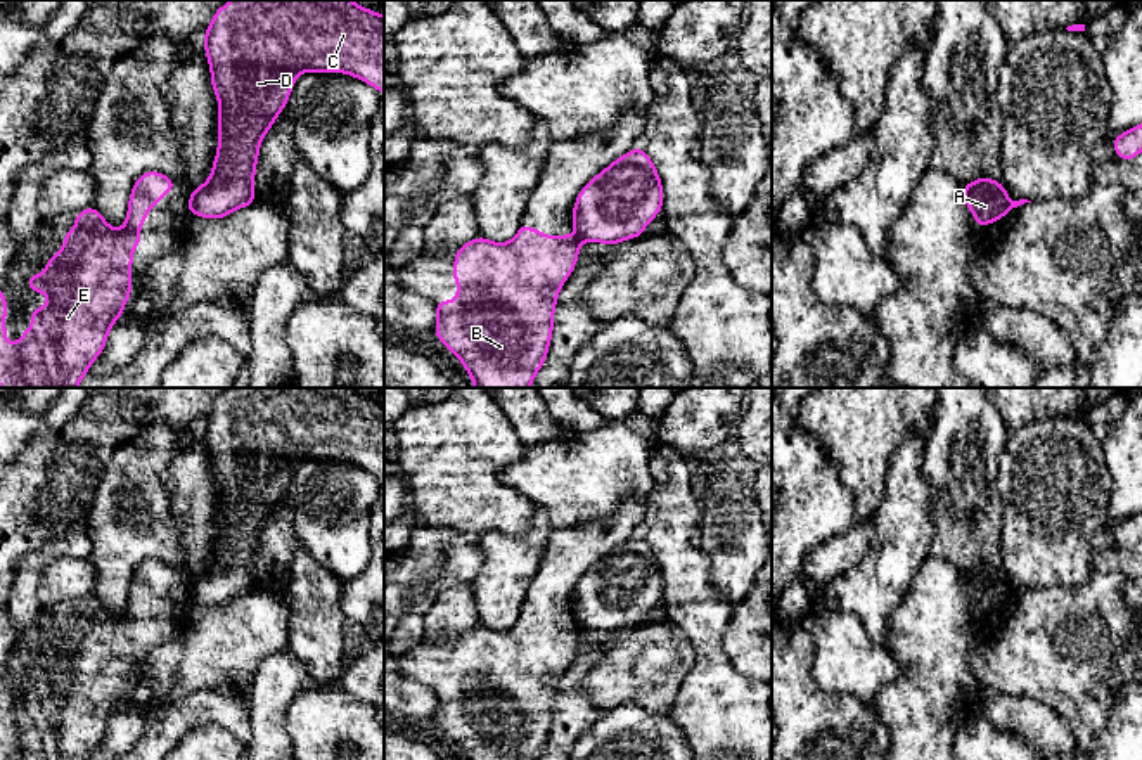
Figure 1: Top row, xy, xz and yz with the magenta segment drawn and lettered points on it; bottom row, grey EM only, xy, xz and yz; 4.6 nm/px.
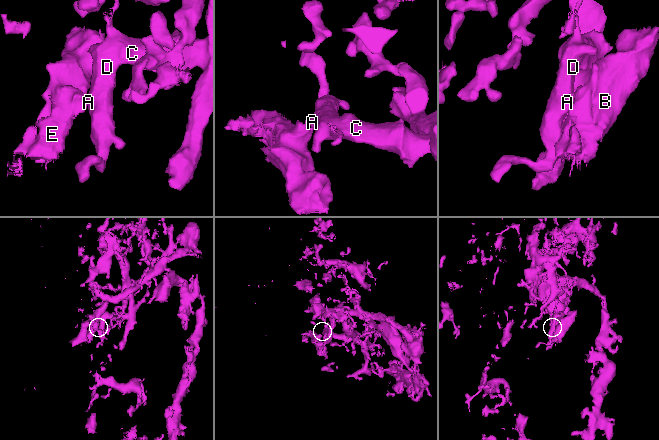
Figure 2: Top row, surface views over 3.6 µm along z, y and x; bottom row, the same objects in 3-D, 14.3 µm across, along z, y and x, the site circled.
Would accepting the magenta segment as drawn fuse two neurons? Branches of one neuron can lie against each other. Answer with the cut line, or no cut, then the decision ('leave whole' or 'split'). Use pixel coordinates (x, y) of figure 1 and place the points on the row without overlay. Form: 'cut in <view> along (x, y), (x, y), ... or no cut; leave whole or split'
cut in xz along (577, 622), (582, 629); split

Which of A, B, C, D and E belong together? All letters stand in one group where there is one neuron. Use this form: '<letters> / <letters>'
A C D / B E

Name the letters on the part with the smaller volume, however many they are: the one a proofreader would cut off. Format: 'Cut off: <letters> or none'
Cut off: B, E

